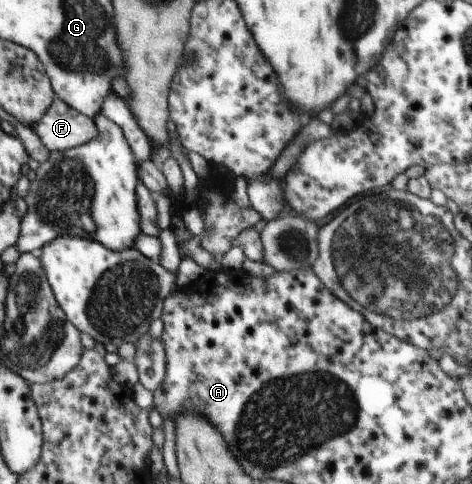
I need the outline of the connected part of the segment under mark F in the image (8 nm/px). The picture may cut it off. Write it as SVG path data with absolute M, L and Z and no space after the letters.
M56 98L46 113L33 125L27 125L50 151L62 153L82 146L98 136L94 118L68 107Z

